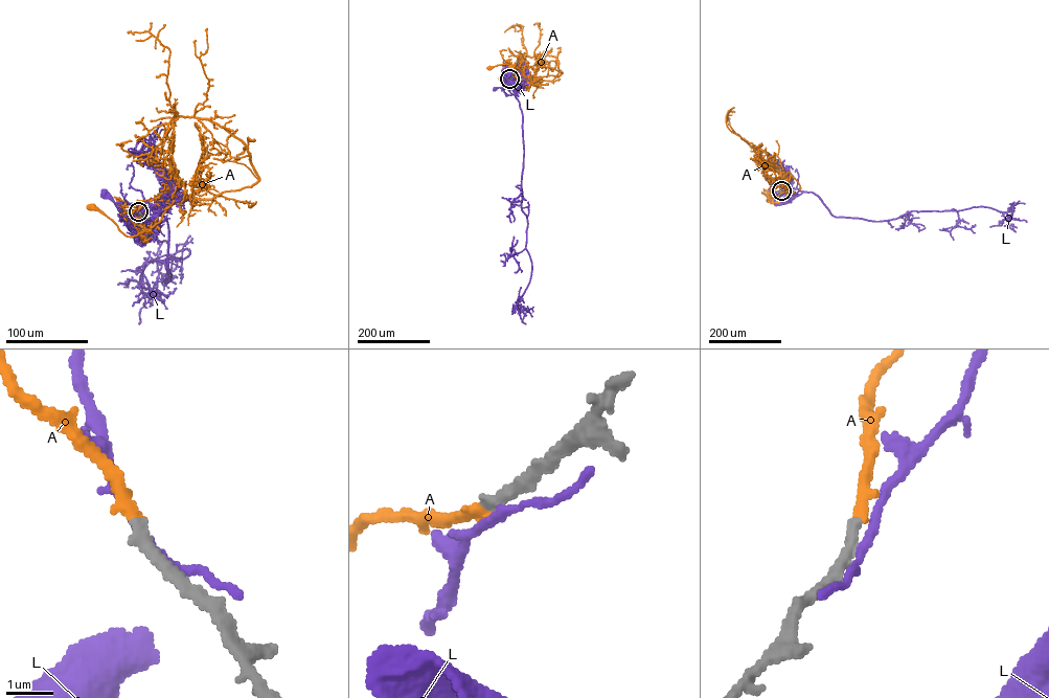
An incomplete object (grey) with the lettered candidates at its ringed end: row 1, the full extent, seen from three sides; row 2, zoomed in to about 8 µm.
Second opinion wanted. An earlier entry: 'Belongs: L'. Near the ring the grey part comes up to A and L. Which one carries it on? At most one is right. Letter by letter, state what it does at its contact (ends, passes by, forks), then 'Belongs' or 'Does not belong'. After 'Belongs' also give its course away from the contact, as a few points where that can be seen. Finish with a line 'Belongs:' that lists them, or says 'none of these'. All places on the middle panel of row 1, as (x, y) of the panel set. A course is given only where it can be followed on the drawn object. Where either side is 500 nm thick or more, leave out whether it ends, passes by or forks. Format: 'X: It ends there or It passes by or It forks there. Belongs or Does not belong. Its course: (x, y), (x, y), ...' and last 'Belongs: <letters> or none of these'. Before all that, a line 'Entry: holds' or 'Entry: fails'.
Entry: fails
A: It ends there. Belongs. Its course: (509, 79), (526, 81), (519, 68), (507, 64), (488, 67)
L: It passes by. Does not belong
Belongs: A

